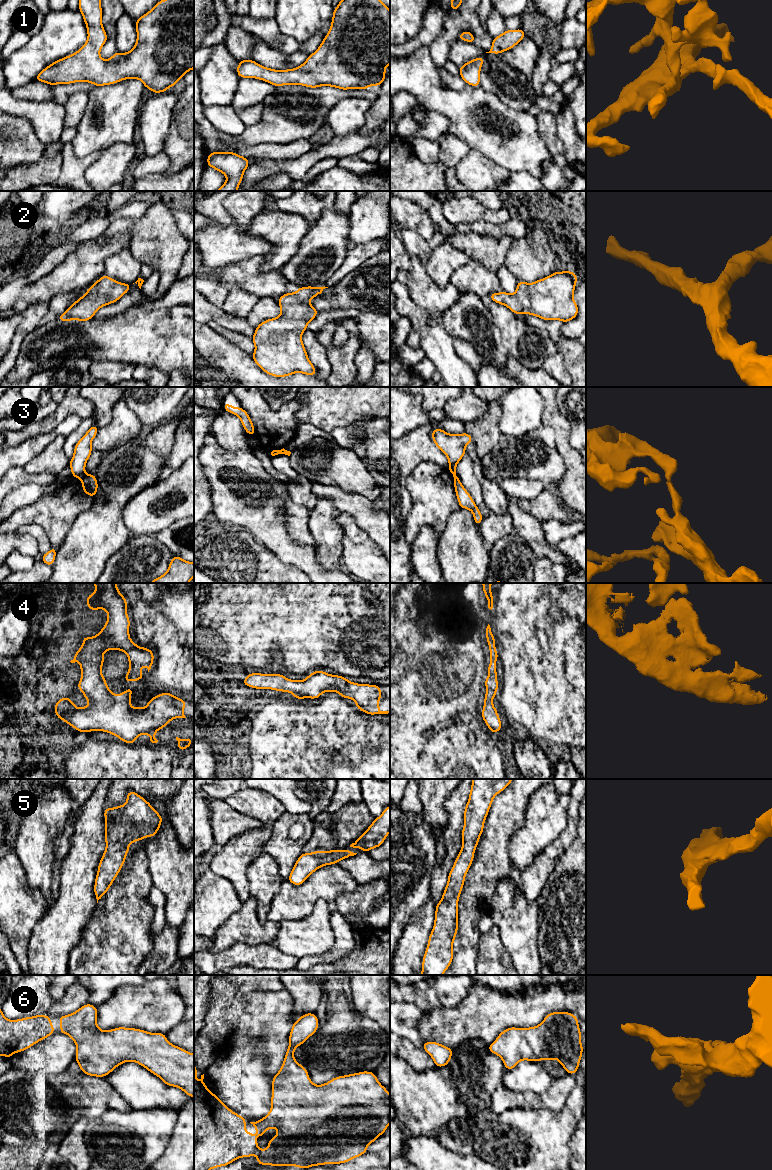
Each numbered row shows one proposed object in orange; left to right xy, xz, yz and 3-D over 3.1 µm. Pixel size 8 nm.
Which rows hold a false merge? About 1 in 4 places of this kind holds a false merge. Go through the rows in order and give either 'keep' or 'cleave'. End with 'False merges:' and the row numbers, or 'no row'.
1: keep
2: keep
3: cleave
4: keep
5: keep
6: keep
False merges: 3

